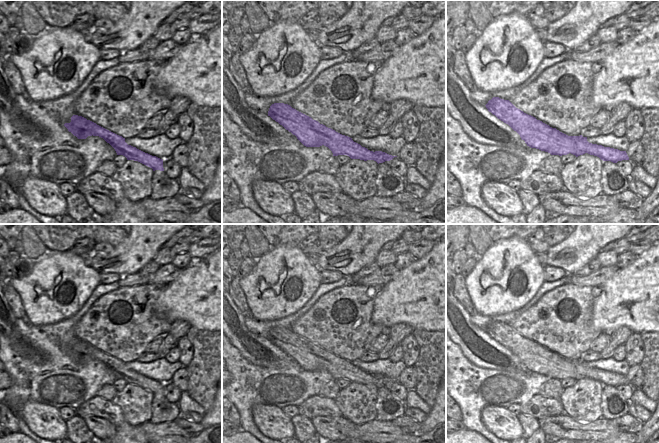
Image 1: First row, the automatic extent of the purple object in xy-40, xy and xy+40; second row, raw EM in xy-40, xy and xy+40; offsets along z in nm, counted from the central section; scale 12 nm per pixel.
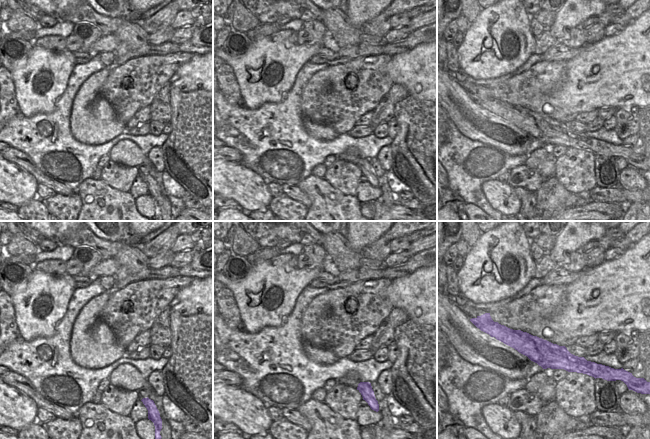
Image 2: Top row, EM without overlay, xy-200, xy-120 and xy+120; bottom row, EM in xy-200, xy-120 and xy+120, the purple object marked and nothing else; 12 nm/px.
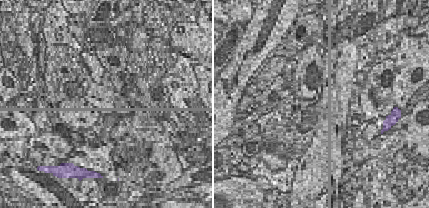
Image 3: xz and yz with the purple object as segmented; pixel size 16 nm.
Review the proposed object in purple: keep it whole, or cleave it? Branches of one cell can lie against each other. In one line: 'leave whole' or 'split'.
split

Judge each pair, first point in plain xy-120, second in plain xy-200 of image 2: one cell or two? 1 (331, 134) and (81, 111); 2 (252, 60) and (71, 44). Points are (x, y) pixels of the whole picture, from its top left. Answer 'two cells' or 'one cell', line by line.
1: one cell
2: two cells

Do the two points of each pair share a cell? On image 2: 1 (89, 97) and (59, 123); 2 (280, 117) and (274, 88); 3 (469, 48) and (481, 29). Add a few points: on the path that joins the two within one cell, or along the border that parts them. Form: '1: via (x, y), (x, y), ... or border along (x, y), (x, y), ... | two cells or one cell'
1: border along (78, 91), (70, 117), (72, 136) | two cells
2: border along (292, 85), (278, 102), (265, 102), (254, 109) | two cells
3: via (474, 43), (481, 34) | one cell

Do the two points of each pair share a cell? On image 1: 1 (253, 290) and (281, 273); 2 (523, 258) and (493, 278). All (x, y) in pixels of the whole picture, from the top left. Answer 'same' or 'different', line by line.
1: same
2: same

